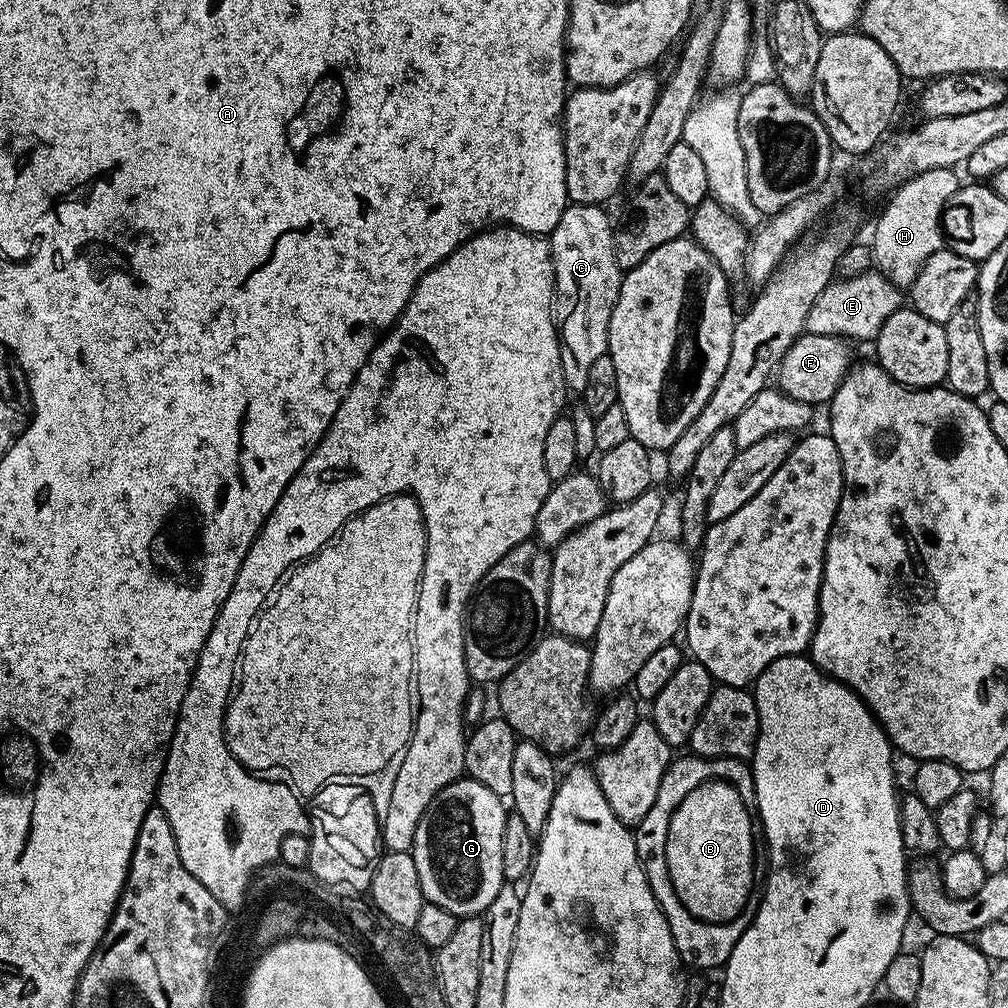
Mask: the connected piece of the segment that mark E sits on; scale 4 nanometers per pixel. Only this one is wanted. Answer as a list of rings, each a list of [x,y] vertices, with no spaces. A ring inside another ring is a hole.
[[[879,270],[859,272],[856,276],[833,279],[832,283],[818,294],[810,314],[806,314],[805,332],[826,334],[852,340],[875,341],[882,330],[882,322],[899,308],[905,307],[906,296],[900,287],[885,278]],[[849,336],[849,337],[848,337]],[[852,339],[852,340],[851,340]]]

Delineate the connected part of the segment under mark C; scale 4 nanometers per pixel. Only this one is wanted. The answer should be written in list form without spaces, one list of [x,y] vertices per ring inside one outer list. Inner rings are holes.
[[[573,204],[561,211],[550,233],[552,269],[556,272],[554,319],[560,338],[564,383],[583,393],[590,366],[608,351],[610,314],[618,302],[622,269],[614,254],[614,220],[599,204]]]

